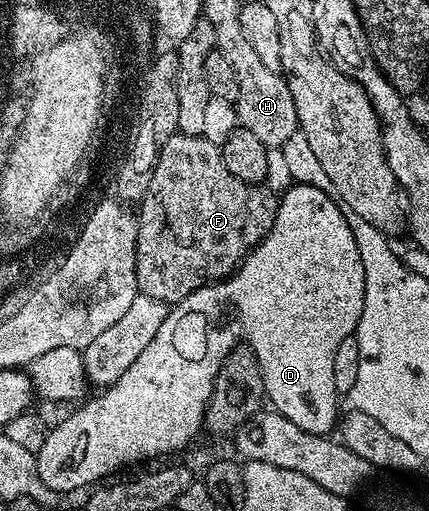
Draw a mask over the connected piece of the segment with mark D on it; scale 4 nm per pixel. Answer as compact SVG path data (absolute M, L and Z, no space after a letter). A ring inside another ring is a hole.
M289 186L279 199L270 232L245 256L231 278L200 286L193 294L175 303L166 320L162 320L162 328L154 332L154 340L142 348L138 360L118 376L114 385L101 389L97 393L100 395L90 399L85 406L77 405L73 414L66 415L53 430L51 427L45 433L42 448L35 451L42 484L57 492L83 491L112 476L107 474L123 466L185 449L189 443L184 438L184 418L204 414L218 368L224 357L237 349L239 342L236 341L240 337L249 342L245 343L258 360L267 401L276 405L277 412L289 422L289 427L305 434L331 435L338 422L334 356L338 353L338 344L355 335L364 307L365 288L362 256L358 256L358 244L354 232L350 232L350 224L346 224L346 216L342 216L340 202L317 186ZM224 306L232 313L229 322L224 322Z

